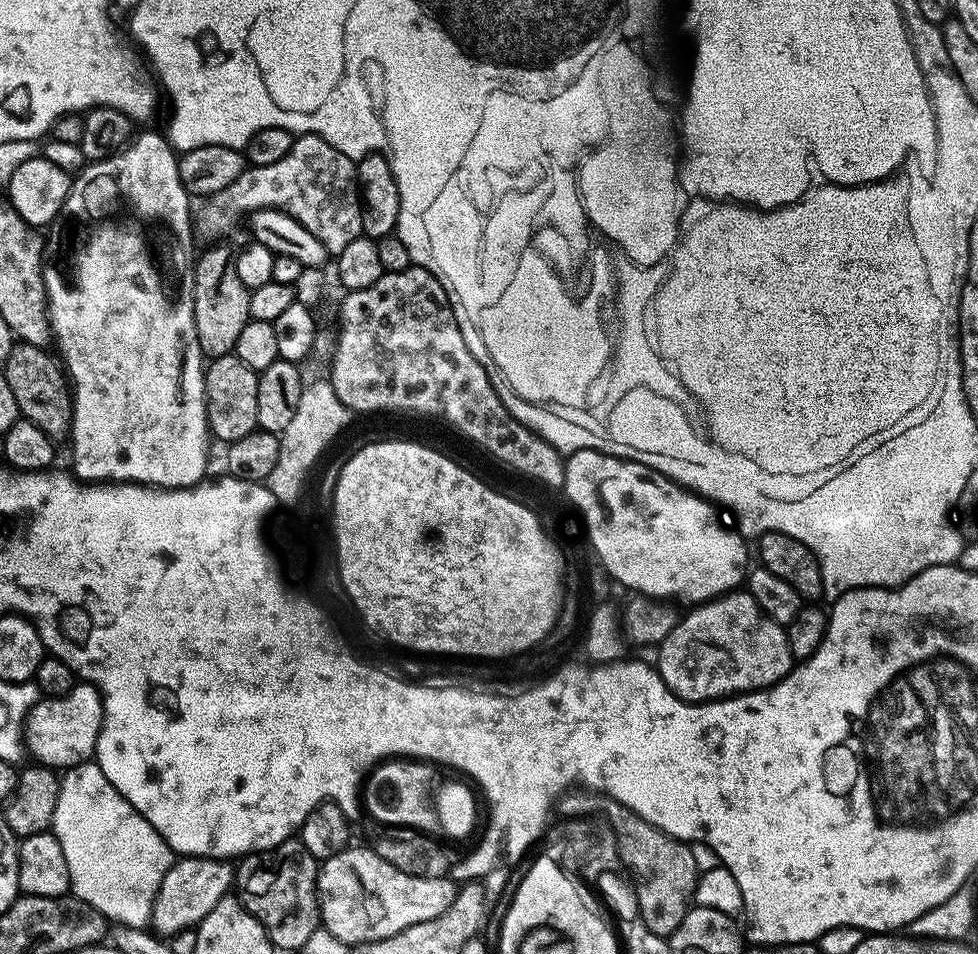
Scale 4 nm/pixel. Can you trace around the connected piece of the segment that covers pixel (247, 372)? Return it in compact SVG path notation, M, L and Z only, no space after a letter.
M235 354L213 356L204 369L204 401L208 415L208 431L223 442L246 438L257 431L258 382L260 377L242 358Z

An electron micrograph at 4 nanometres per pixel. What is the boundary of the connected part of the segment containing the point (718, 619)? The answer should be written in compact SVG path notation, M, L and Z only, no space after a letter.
M733 590L714 600L700 602L693 612L684 612L677 624L658 645L660 657L655 667L664 685L689 704L703 704L709 700L723 700L741 692L759 692L786 678L794 667L794 657L788 645L785 625L771 620L746 590Z

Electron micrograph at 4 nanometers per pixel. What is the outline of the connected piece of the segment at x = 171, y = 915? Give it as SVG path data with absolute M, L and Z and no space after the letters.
M186 856L177 859L166 870L162 886L152 903L151 927L161 937L170 938L187 928L195 928L224 896L229 895L234 884L234 868L229 861L211 860L205 856Z

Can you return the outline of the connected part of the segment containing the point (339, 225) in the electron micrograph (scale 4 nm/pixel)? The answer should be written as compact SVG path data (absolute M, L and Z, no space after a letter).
M307 134L293 139L286 158L270 162L270 166L245 167L244 172L226 186L226 190L218 190L201 204L204 205L198 208L194 228L204 236L226 235L239 216L247 217L259 208L277 208L290 214L290 218L302 222L302 226L306 226L306 230L326 246L329 254L346 250L346 246L362 234L356 164L346 154L334 150L330 142Z

